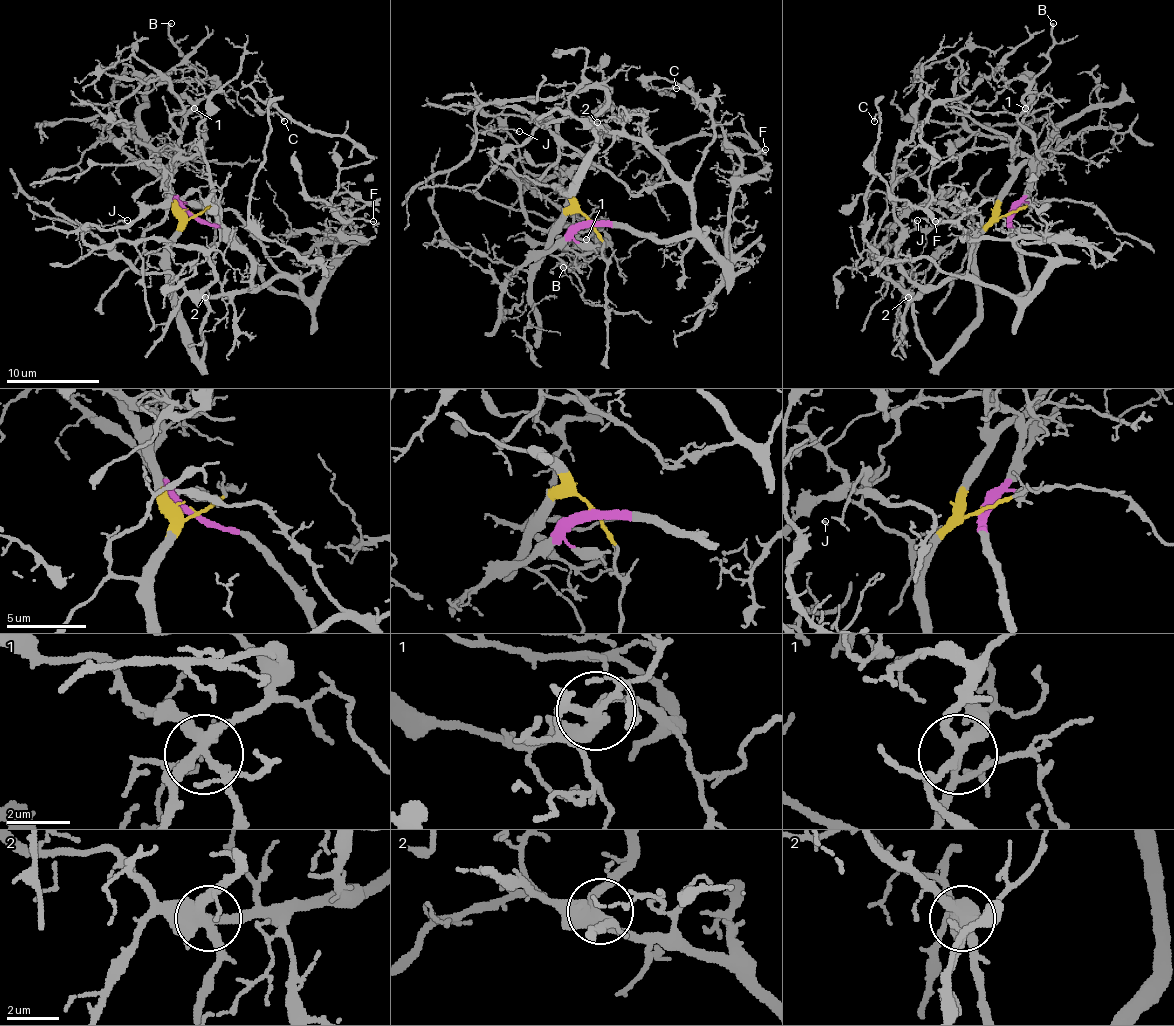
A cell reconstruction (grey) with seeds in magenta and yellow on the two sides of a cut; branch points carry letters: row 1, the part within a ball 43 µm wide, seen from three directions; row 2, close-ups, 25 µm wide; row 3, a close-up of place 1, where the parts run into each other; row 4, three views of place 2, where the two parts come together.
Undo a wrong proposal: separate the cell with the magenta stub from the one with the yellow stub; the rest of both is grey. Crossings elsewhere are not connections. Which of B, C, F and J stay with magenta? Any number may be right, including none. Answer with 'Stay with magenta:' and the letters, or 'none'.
Stay with magenta: C, F

